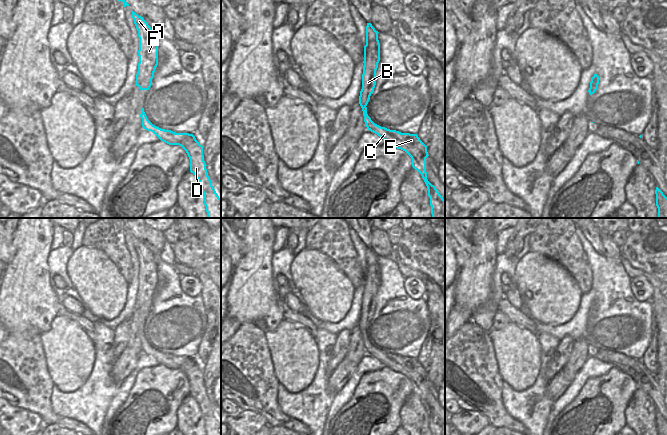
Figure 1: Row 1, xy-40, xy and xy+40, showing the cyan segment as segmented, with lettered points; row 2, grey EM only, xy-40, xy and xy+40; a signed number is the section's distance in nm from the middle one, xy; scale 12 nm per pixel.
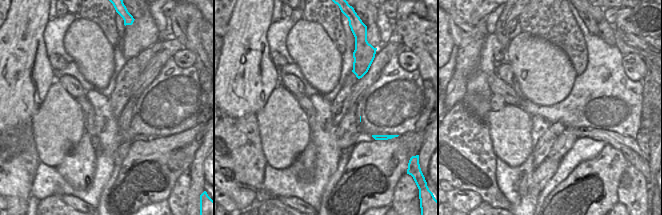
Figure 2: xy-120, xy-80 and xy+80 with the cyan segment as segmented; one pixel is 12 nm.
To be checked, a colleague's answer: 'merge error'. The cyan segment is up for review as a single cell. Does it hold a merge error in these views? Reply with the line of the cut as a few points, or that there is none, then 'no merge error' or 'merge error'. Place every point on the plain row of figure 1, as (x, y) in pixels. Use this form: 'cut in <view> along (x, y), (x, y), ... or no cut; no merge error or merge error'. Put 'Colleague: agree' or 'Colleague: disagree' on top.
Colleague: disagree
no cut; no merge error

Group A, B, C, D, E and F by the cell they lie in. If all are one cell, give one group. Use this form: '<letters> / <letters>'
A B C D E F

